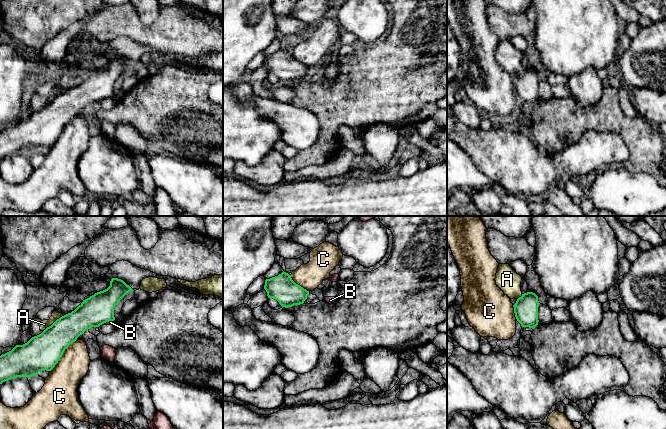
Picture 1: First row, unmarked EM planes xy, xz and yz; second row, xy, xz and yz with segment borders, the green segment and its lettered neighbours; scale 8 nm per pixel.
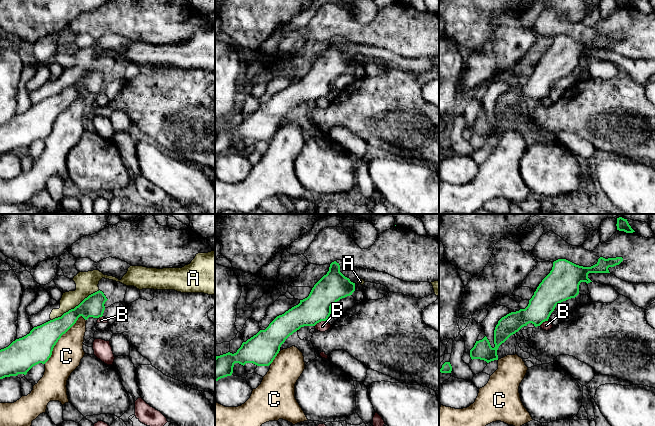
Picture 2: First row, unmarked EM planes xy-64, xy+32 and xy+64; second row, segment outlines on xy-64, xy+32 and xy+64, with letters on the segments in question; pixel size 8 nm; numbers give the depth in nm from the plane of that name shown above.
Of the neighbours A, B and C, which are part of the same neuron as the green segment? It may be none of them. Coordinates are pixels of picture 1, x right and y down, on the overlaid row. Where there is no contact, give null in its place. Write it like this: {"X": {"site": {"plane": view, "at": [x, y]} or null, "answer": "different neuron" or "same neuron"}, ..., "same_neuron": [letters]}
{"A": {"site": {"plane": "xy", "at": [53, 323]}, "answer": "different neuron"}, "B": {"site": {"plane": "xy", "at": [108, 321]}, "answer": "different neuron"}, "C": {"site": {"plane": "xy", "at": [62, 354]}, "answer": "different neuron"}, "same_neuron": []}

